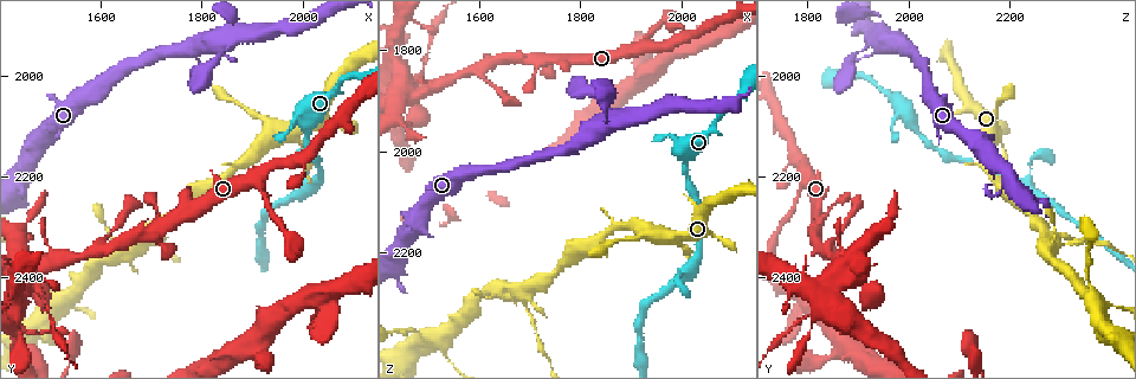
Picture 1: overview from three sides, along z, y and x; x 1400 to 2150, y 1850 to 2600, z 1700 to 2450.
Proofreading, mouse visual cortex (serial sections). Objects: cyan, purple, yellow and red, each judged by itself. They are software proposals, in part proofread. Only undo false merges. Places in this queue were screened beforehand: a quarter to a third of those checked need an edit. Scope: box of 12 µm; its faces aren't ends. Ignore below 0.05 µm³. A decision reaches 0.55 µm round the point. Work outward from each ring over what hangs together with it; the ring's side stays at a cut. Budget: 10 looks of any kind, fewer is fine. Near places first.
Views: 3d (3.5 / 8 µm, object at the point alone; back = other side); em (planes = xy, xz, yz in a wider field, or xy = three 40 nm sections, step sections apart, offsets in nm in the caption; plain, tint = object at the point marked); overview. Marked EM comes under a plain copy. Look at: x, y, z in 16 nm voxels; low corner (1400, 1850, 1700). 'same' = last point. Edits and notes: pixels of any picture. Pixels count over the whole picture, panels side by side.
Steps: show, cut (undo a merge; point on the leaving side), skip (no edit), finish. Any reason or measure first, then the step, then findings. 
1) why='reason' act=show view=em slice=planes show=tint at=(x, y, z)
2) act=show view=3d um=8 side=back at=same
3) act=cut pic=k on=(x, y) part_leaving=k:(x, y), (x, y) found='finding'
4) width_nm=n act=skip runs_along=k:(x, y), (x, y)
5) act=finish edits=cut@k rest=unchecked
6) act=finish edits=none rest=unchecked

why='a narrow waist' act=show view=3d um=3.5 at=(1850, 1935, 1925)

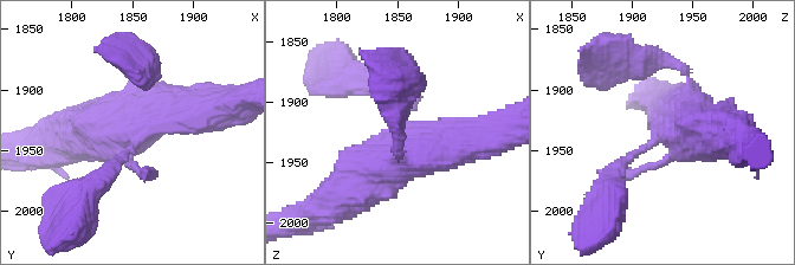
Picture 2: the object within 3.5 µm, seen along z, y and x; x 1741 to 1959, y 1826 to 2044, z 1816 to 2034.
why='now the EM' act=show view=em slice=xy step=5 show=tint at=(1854, 1938, 1928)

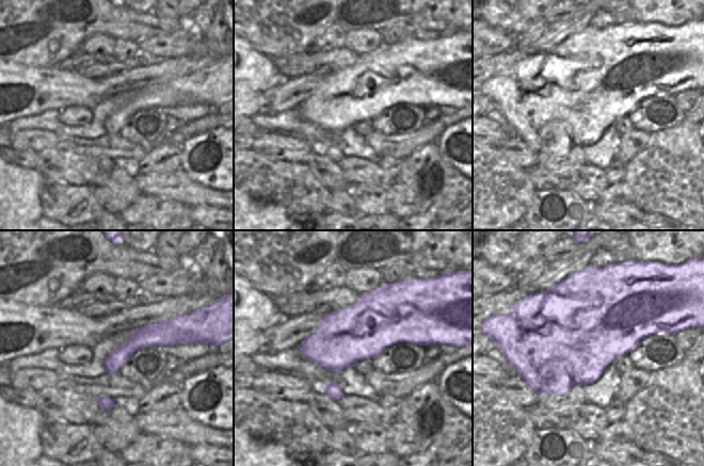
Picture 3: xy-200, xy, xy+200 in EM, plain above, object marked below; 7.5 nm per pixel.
width_nm=420 act=skip runs_along=2:(341, 198), (399, 157), (479, 136) found='one cell here'

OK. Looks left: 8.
why='arms part here' act=show view=3d um=3.5 at=(2010, 2210, 2235)

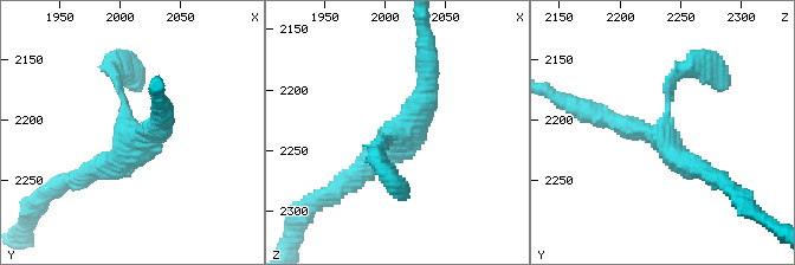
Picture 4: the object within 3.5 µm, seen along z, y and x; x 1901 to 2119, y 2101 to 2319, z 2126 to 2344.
arms=3 arm_widths_nm=100,250,300 act=show view=em slice=xy step=2 show=tint at=(2012, 2216, 2236)

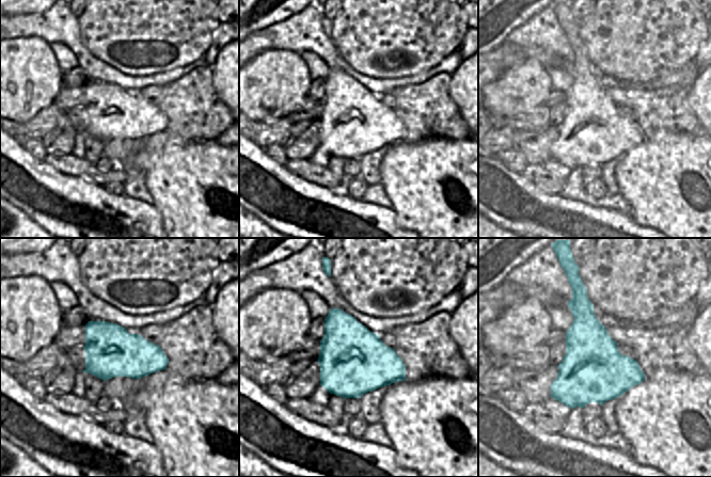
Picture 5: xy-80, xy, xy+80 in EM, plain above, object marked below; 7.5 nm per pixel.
why='cut it another way' act=show view=em slice=xy step=3 show=tint at=same

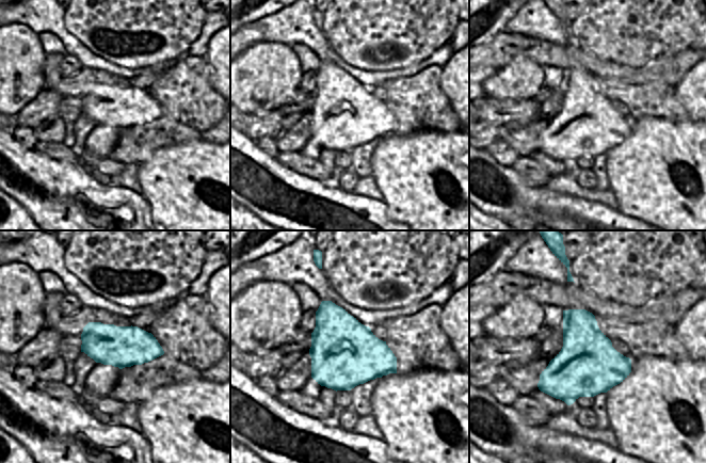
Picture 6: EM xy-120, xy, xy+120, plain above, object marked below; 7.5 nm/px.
act=skip found='one cell here'

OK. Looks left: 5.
why='thin arm on a thick one' act=show view=3d um=3.5 side=back at=(1485, 2430, 2370)

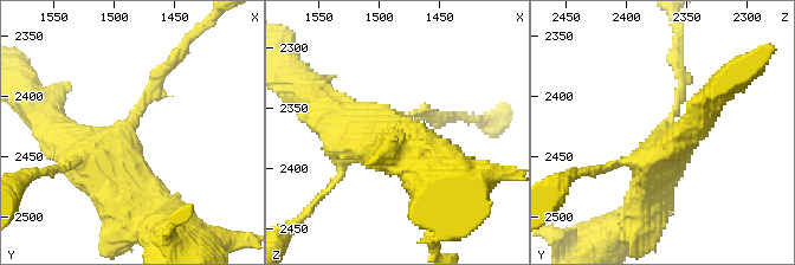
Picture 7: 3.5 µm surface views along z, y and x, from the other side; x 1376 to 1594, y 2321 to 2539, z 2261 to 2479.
why='need the tissue' act=show view=em slice=xy step=1 show=tint at=same

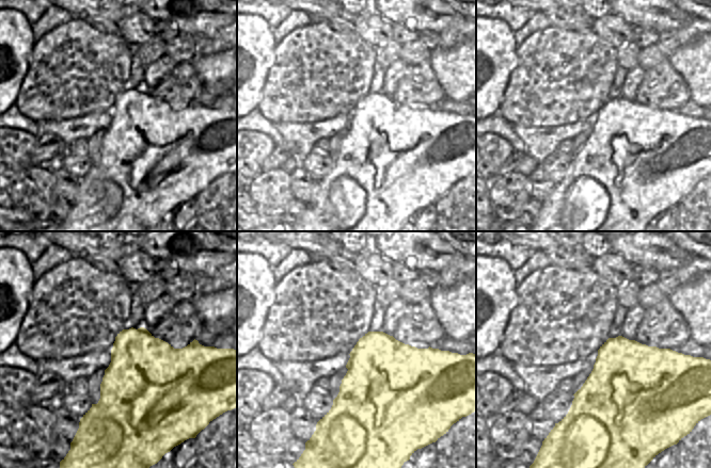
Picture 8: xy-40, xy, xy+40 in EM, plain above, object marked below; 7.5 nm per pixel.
act=skip runs_along=7:(44, 118), (110, 150), (153, 213) found='all the same cell'

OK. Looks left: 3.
why='thin neck' act=show view=3d um=3.5 at=(1690, 2330, 2310)

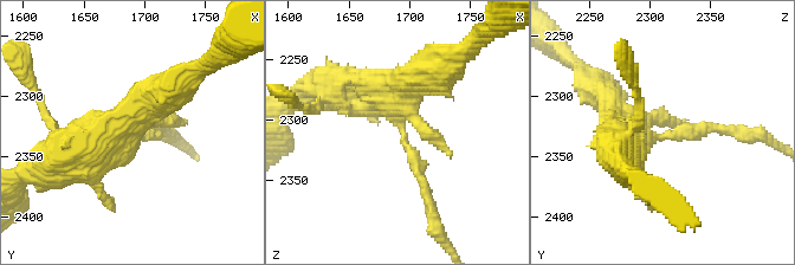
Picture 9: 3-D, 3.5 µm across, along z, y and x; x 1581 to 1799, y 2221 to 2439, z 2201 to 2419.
arm_widths_nm=150,350 why='now the EM' act=show view=em slice=planes show=tint at=(1696, 2332, 2312)

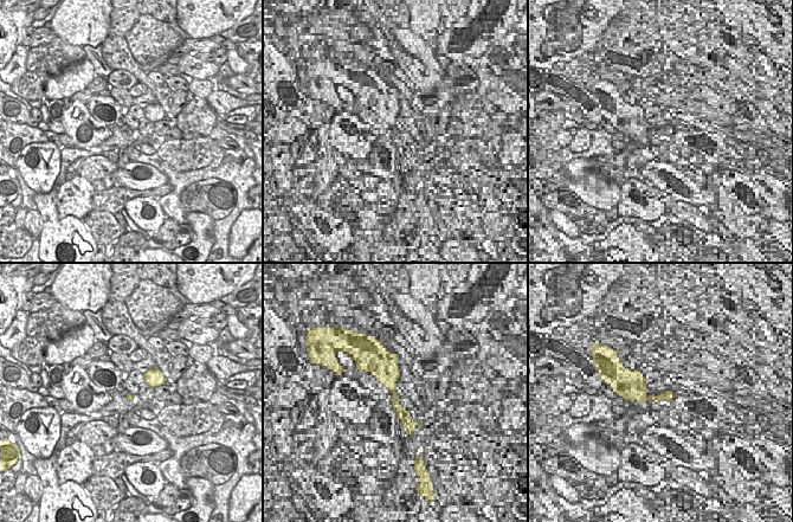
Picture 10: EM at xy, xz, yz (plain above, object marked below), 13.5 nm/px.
act=cut pic=9 on=(160, 134) part_leaving=9:(404, 134), (426, 188), (437, 233) found='a second cell is stuck on'

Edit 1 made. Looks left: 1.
act=finish edits=cut@9 rest=unchecked

